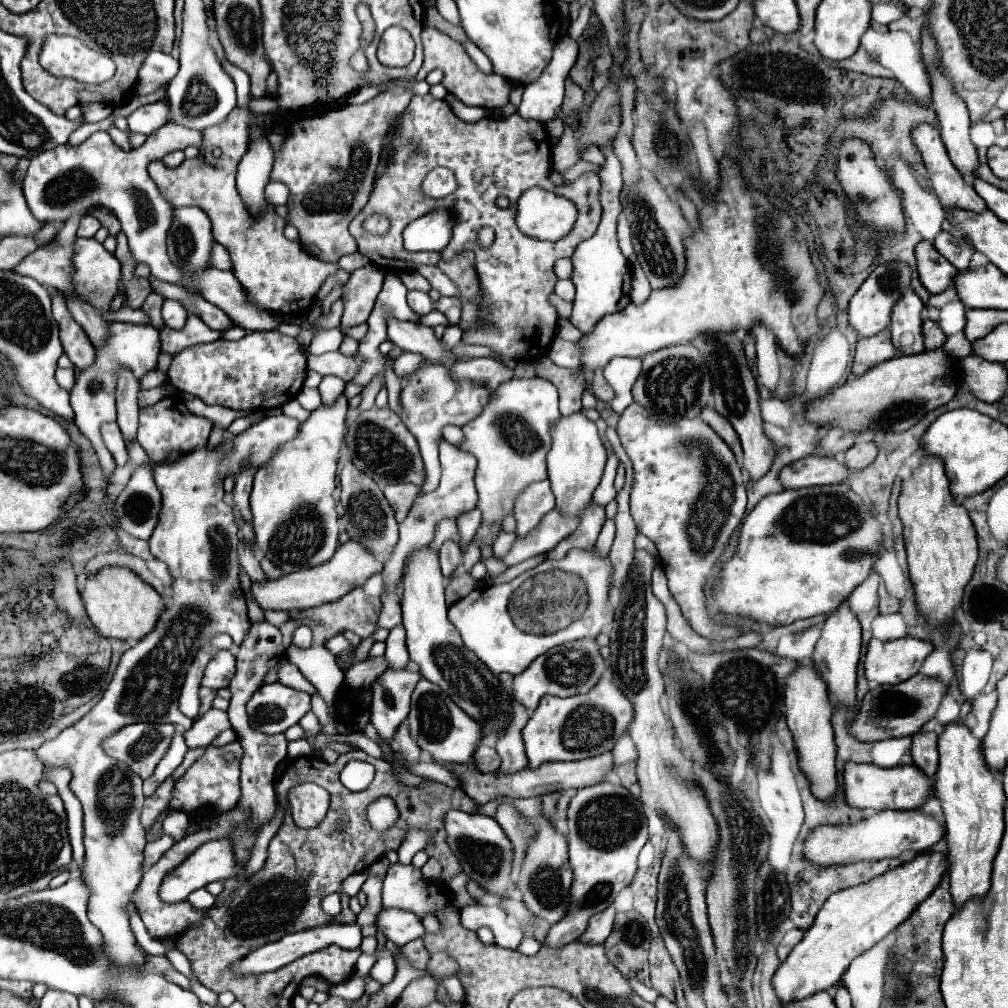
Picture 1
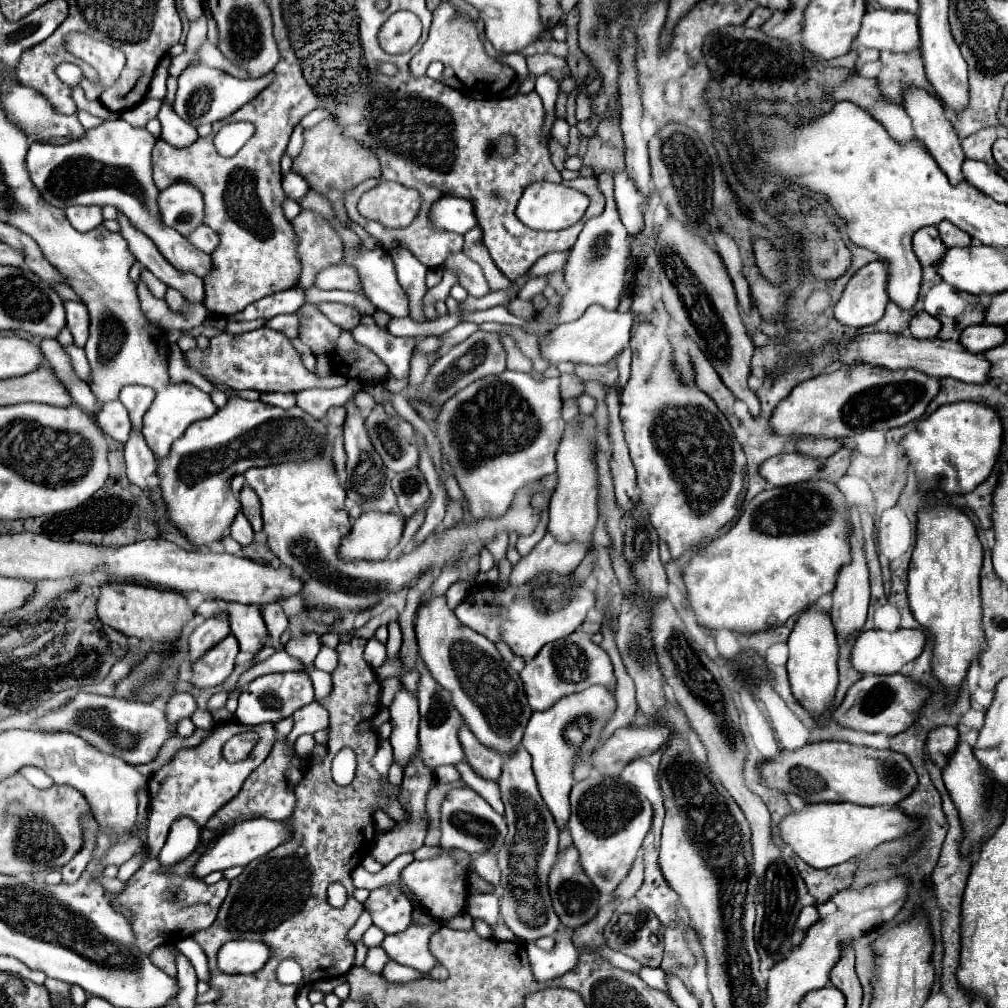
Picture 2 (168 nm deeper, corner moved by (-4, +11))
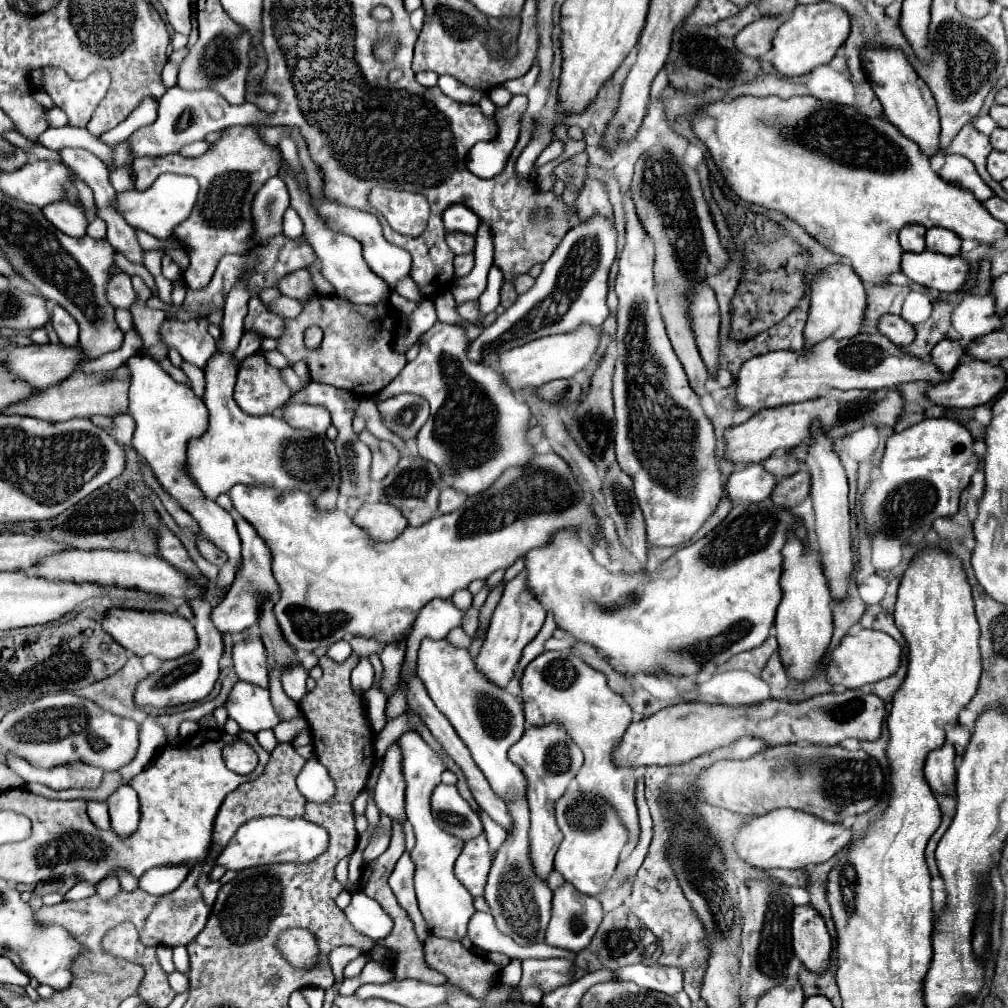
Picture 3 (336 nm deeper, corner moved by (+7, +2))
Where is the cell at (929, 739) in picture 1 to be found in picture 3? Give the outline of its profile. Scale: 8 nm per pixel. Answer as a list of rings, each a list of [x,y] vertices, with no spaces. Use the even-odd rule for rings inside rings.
[[[944,743],[944,747],[932,751],[926,759],[926,779],[936,795],[950,797],[956,783],[956,765],[954,765],[954,745]]]

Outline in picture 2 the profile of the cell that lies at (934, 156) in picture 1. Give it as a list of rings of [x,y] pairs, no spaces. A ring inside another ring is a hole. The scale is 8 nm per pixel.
[[[907,90],[905,92],[905,100],[903,100],[903,106],[907,110],[907,114],[911,116],[913,120],[913,128],[915,128],[915,138],[927,148],[927,152],[935,158],[935,162],[939,164],[939,168],[947,174],[949,182],[951,184],[961,184],[965,182],[965,176],[963,176],[963,160],[965,160],[965,154],[961,150],[961,142],[945,114],[945,108],[941,106],[941,102],[931,96],[929,92],[925,90]]]

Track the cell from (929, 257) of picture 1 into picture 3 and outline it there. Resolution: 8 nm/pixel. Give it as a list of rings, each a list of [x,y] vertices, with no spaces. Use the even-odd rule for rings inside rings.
[[[906,225],[900,231],[900,245],[902,245],[902,249],[904,251],[912,251],[912,253],[924,251],[926,249],[924,233],[926,233],[926,227],[922,227],[922,225]]]

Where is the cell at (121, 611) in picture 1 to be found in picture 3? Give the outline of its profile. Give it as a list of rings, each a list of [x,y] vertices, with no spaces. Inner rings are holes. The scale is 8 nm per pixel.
[[[110,609],[104,619],[104,631],[110,633],[124,649],[132,651],[138,657],[156,655],[158,659],[176,659],[192,653],[196,649],[196,631],[194,625],[180,617],[162,611],[134,611],[134,609]]]

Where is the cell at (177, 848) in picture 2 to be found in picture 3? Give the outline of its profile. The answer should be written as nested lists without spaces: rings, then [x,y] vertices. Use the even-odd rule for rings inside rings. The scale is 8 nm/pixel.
[[[164,865],[164,867],[150,869],[140,879],[140,889],[144,889],[150,895],[156,895],[156,897],[172,893],[186,879],[188,871],[190,869],[184,865]]]

